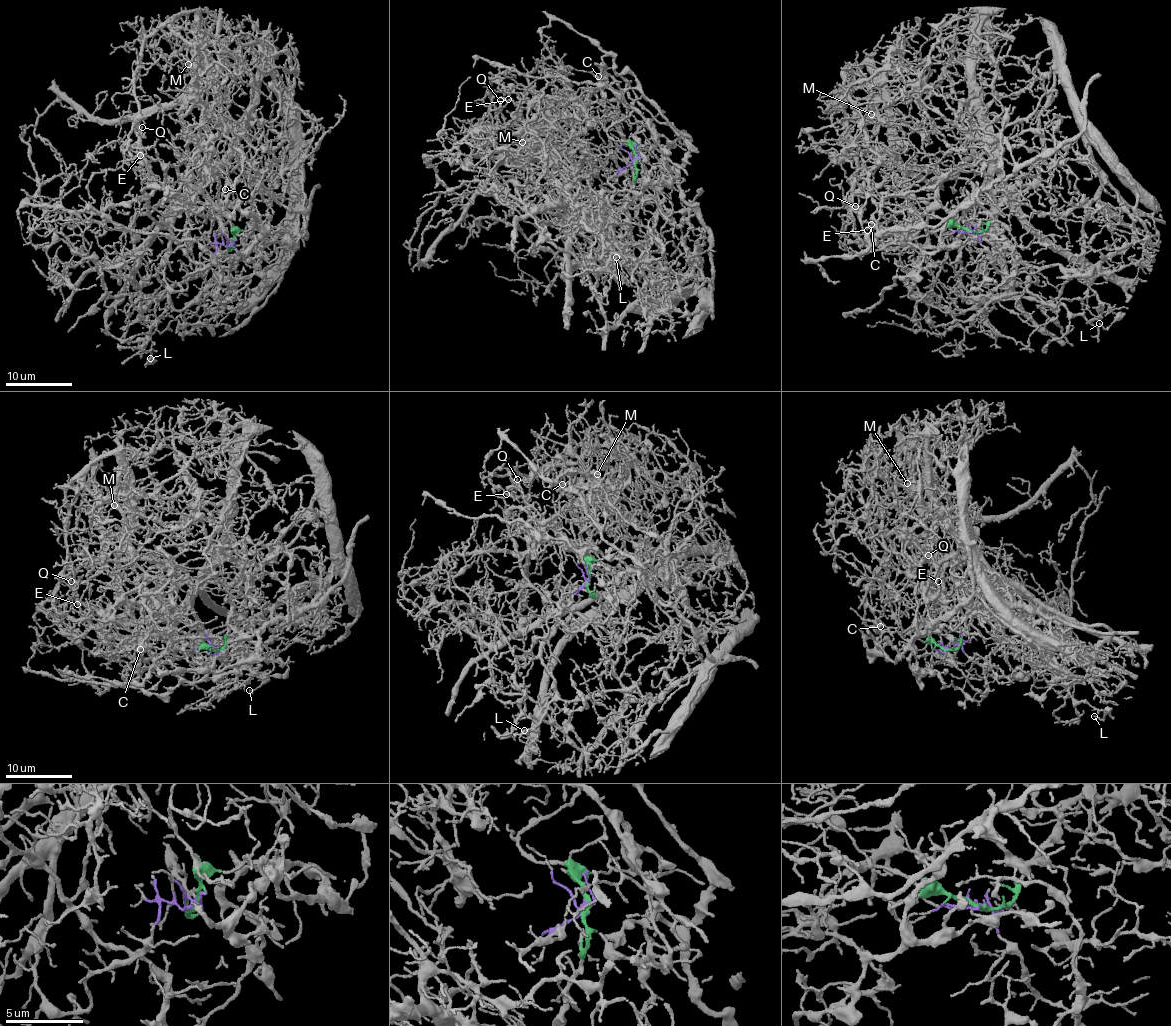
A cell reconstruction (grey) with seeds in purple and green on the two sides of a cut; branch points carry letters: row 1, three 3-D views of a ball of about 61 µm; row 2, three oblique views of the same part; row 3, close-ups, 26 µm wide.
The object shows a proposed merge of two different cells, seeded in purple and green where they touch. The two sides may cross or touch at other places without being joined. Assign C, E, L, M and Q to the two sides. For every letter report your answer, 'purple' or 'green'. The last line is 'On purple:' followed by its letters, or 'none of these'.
C: green
E: green
L: purple
M: green
Q: green
On purple: L

